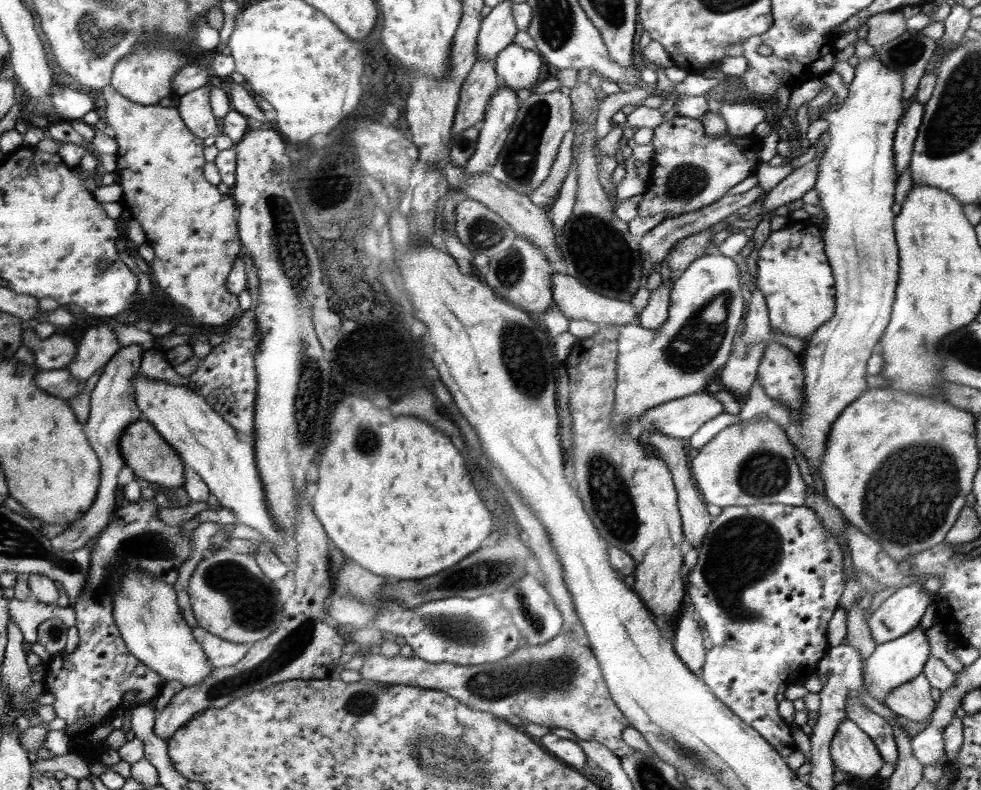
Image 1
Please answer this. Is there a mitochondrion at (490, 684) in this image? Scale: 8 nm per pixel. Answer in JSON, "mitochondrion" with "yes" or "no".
{"mitochondrion":"yes"}

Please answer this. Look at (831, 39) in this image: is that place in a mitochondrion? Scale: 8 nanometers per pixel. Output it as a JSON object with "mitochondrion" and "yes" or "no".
{"mitochondrion":"no"}

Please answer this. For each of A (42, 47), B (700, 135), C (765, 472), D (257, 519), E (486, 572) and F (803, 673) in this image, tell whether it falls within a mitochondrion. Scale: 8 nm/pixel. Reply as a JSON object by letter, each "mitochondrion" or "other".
{"A":"other","B":"other","C":"mitochondrion","D":"other","E":"mitochondrion","F":"other"}

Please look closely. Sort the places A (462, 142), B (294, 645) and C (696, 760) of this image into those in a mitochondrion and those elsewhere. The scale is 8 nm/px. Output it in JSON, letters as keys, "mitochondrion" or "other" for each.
{"A":"mitochondrion","B":"mitochondrion","C":"mitochondrion"}

